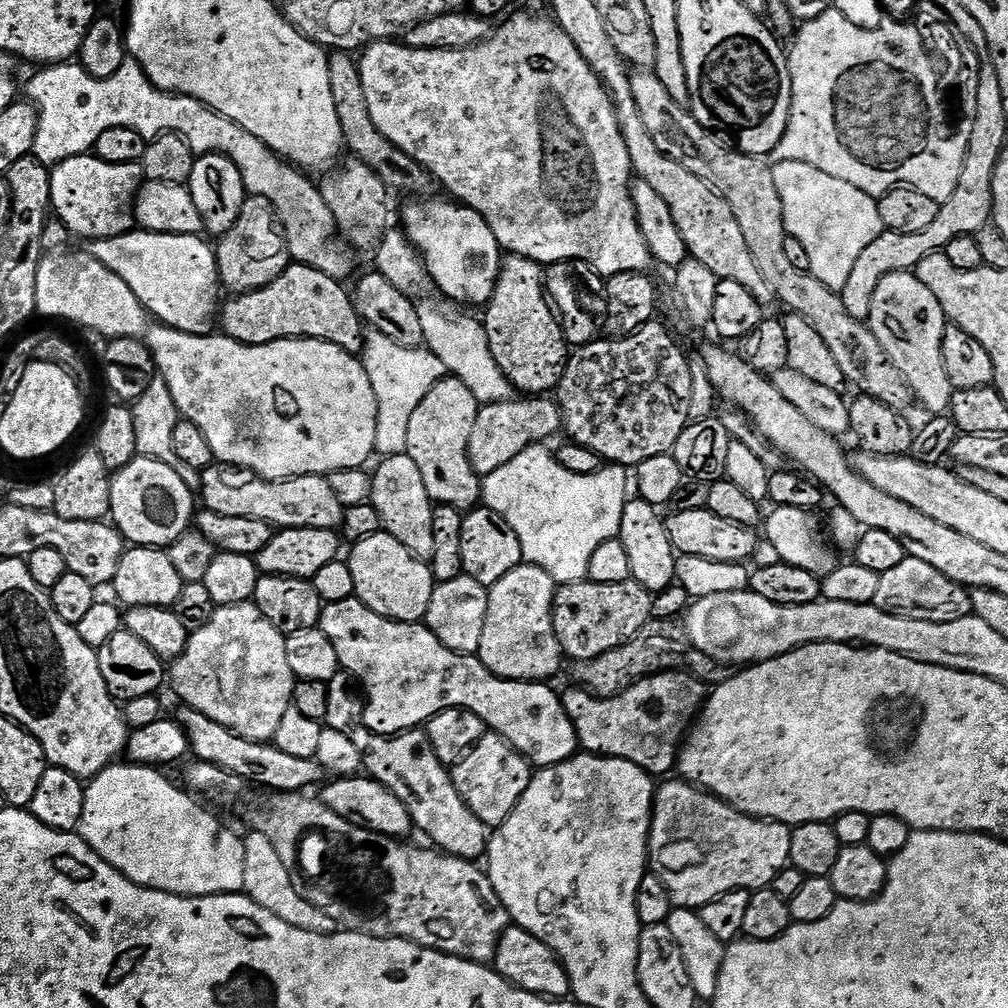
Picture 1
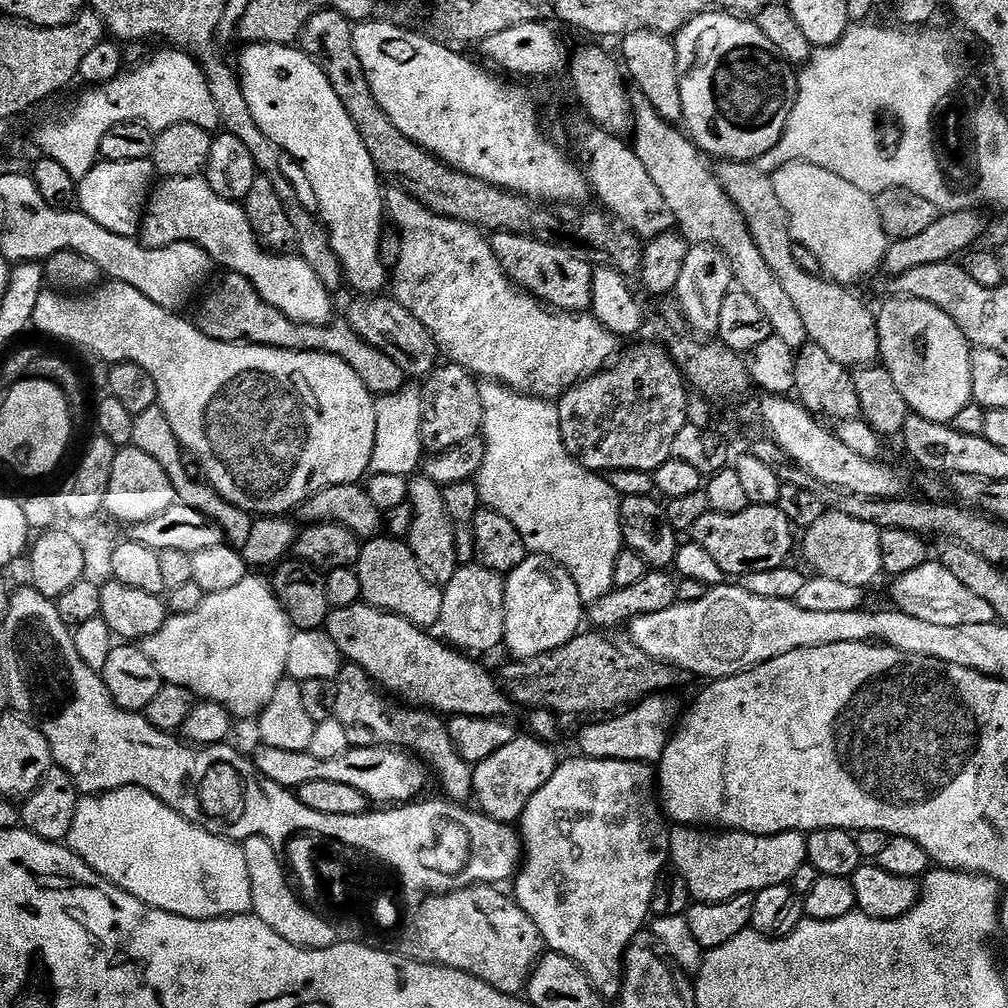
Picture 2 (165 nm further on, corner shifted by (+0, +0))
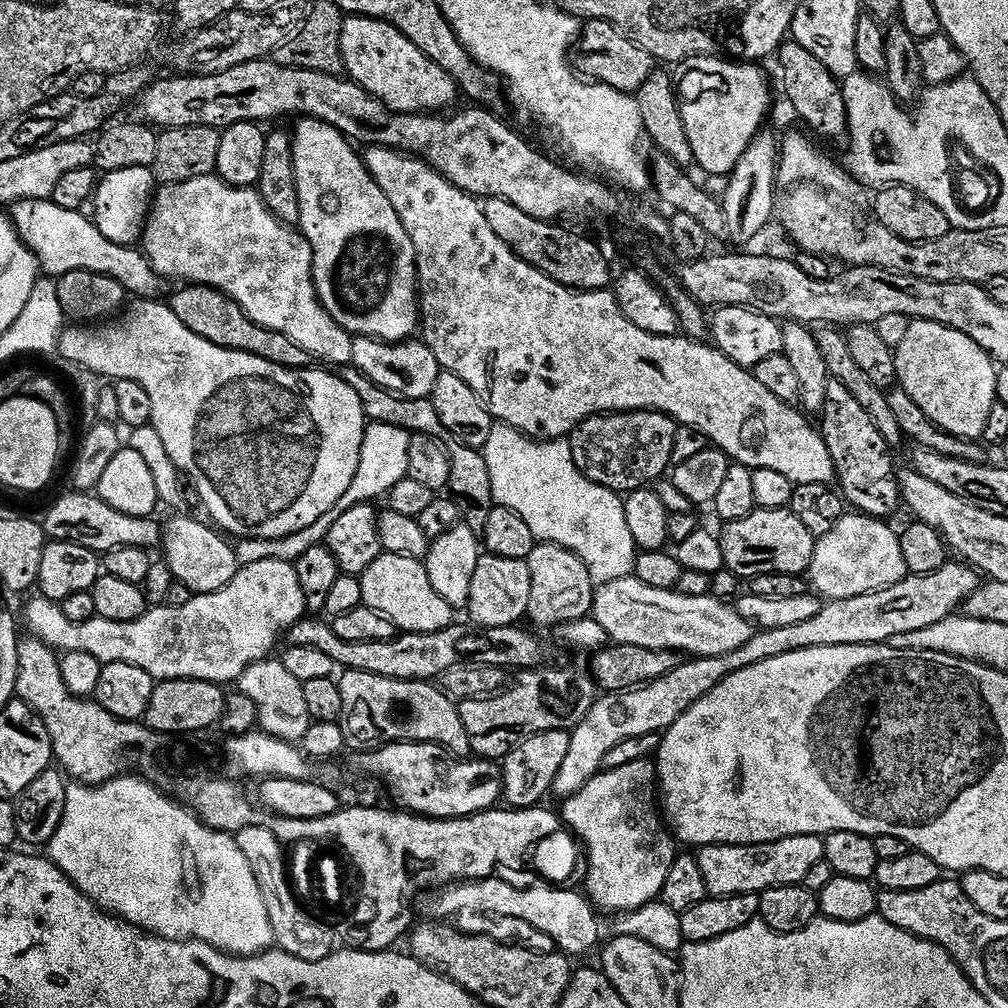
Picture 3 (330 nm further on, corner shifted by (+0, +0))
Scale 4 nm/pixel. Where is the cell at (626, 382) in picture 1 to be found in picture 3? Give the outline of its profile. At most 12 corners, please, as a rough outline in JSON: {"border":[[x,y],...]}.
{"border":[[590,417],[572,433],[586,479],[627,494],[669,471],[676,421]]}

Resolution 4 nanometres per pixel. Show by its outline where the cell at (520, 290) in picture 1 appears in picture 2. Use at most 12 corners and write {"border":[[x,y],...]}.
{"border":[[532,236],[490,240],[508,279],[564,314],[592,307],[583,255]]}

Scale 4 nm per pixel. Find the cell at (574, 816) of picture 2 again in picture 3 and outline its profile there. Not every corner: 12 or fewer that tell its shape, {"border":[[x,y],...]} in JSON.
{"border":[[656,765],[597,772],[563,801],[586,895],[627,914],[666,886],[678,844]]}

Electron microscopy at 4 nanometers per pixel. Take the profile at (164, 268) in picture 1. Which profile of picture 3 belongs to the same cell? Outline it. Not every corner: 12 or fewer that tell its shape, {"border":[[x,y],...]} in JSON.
{"border":[[11,205],[12,223],[49,277],[109,276],[136,298],[162,278],[143,251],[110,242],[83,211]]}

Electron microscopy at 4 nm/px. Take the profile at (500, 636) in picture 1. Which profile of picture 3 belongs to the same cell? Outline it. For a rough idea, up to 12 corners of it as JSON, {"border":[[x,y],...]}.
{"border":[[537,543],[527,619],[556,630],[591,613],[582,558]]}

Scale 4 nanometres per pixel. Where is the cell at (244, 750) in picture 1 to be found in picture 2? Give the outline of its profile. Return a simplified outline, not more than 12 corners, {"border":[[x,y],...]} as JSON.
{"border":[[356,746],[323,760],[256,752],[261,777],[291,790],[342,782],[380,806],[407,805],[430,781],[395,746]]}

